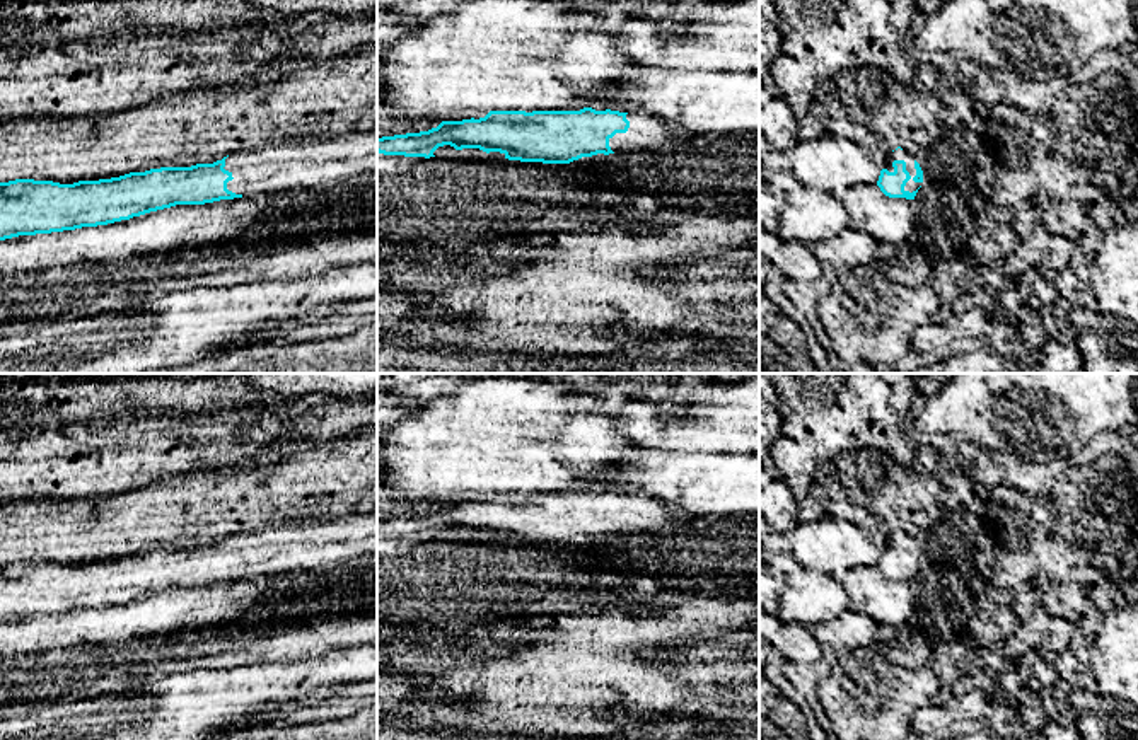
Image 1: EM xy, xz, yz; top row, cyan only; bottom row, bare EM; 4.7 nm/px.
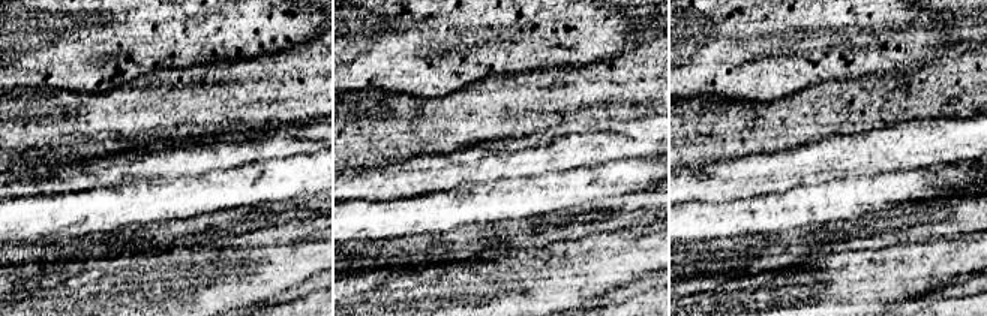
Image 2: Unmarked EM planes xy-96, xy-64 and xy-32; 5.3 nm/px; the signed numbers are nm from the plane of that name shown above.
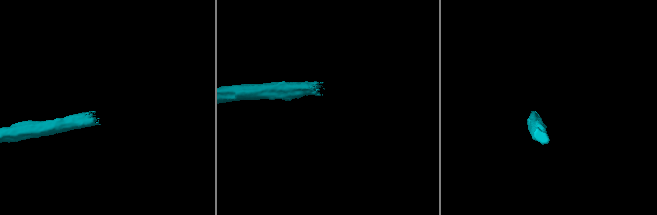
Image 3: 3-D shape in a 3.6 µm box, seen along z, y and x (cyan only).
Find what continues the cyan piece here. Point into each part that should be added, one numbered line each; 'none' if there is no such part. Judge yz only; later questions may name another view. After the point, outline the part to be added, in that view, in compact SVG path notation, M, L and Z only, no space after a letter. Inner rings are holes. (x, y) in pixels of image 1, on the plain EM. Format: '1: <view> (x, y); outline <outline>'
1: yz (898, 536); outline M897 530L897 532L887 535L887 549L885 549L885 551L887 551L889 554L894 554L894 549L892 549L892 544L894 544L894 542L904 542L904 544L906 544L906 552L908 552L909 558L911 558L911 561L909 561L909 563L906 564L906 568L904 568L904 573L913 575L913 573L916 573L920 568L923 568L923 564L914 564L914 563L913 563L913 559L916 558L914 541L913 541L908 534Z

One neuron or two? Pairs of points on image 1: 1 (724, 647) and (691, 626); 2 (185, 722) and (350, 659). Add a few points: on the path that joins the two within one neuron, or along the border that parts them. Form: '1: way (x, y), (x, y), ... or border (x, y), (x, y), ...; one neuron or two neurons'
1: border (741, 630), (731, 638), (691, 643), (683, 655); two neurons
2: way (226, 703), (246, 687), (282, 682), (309, 674); one neuron

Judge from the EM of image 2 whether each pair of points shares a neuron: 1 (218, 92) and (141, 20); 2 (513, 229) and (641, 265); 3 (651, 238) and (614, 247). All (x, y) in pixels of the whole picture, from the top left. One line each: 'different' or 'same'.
1: different
2: different
3: same

